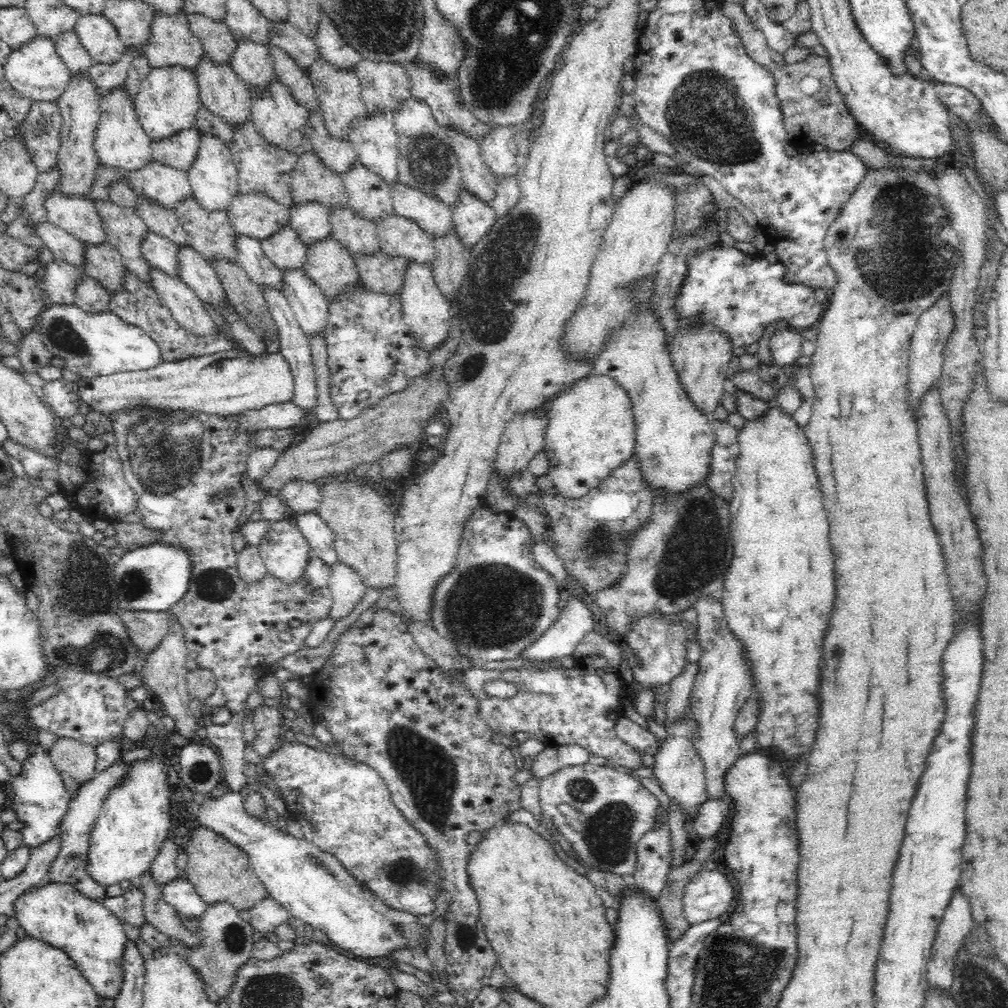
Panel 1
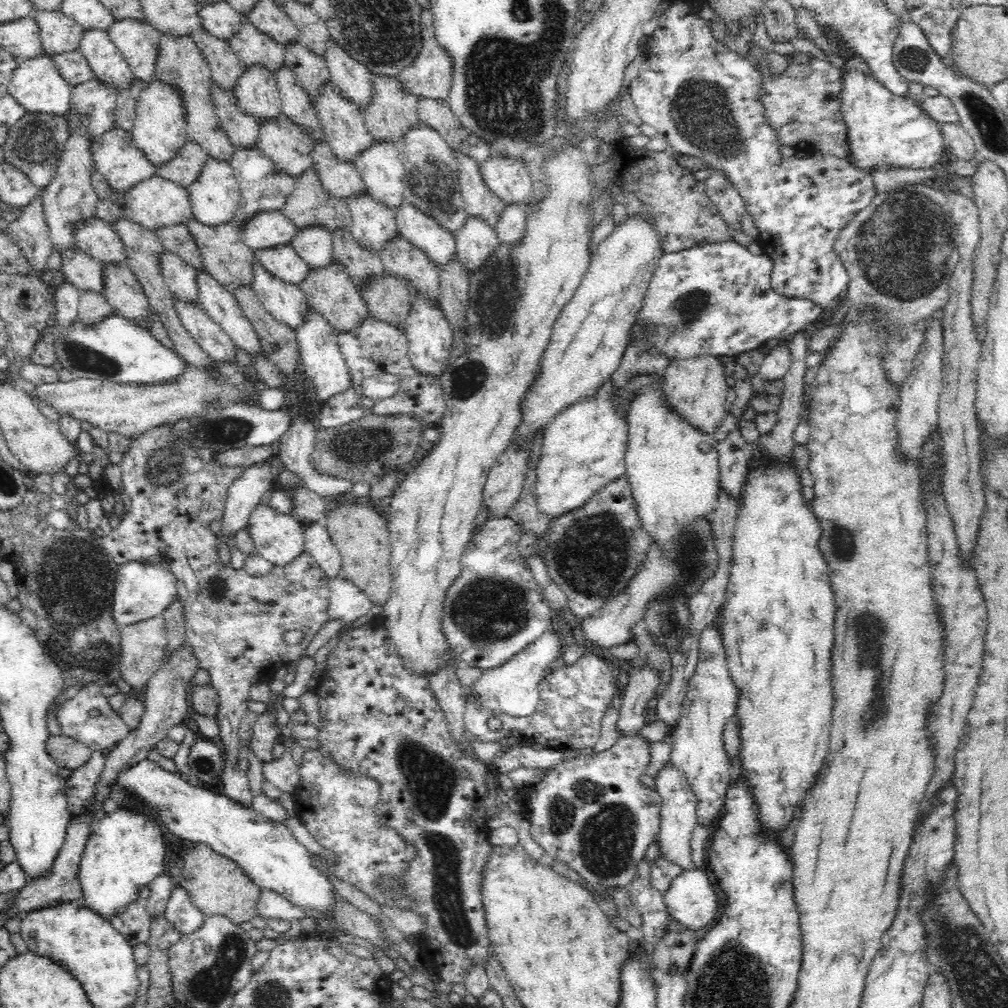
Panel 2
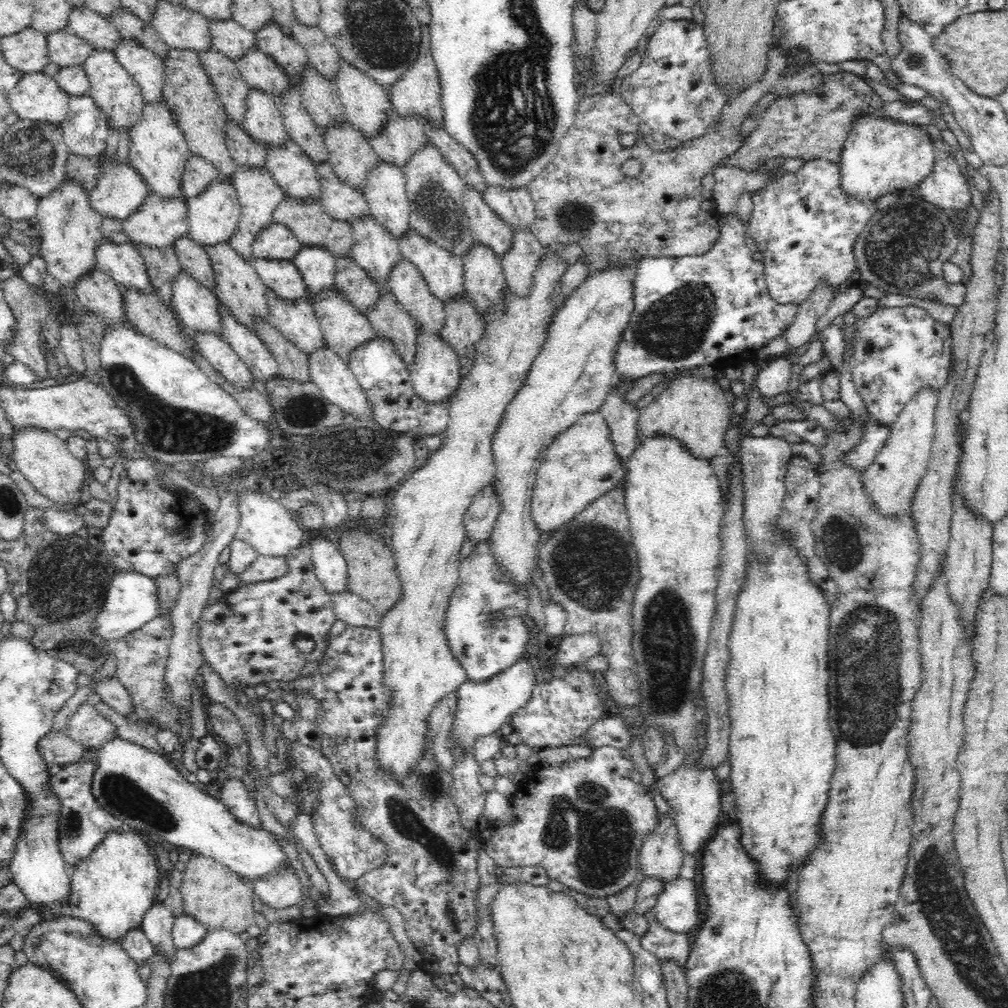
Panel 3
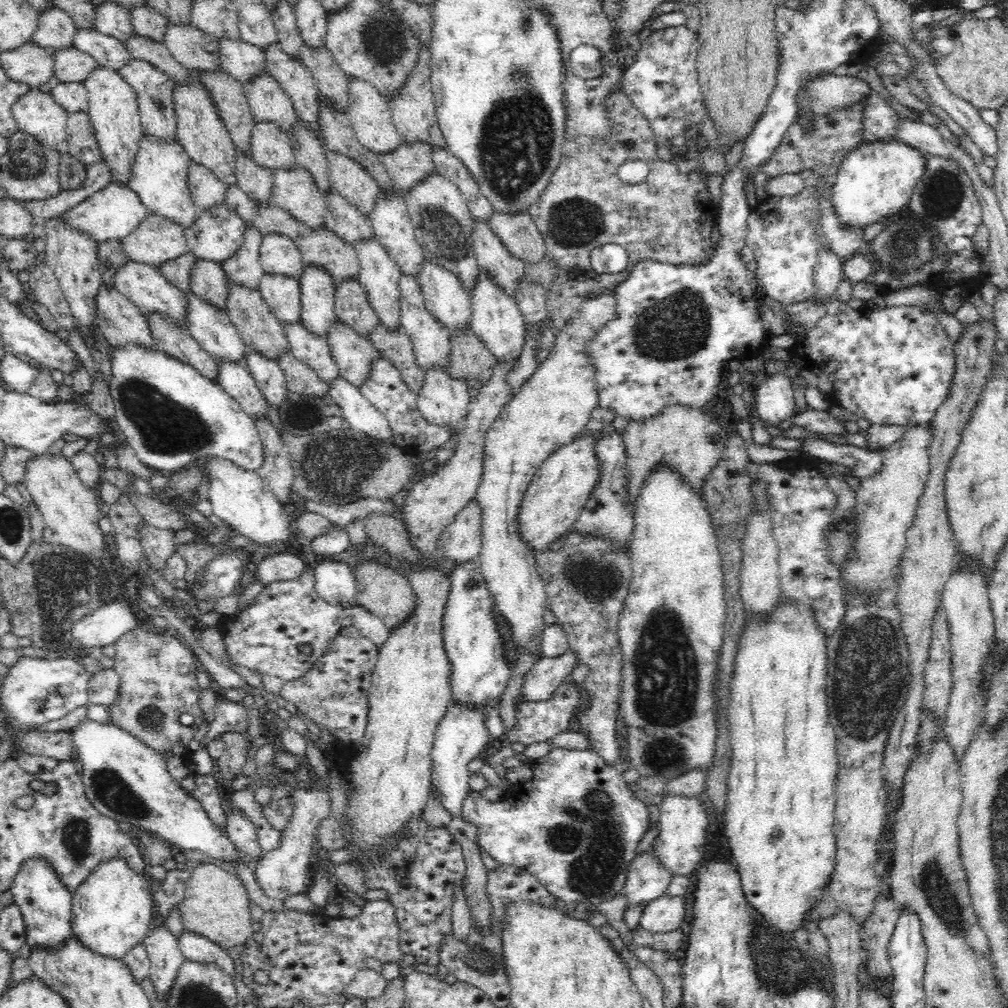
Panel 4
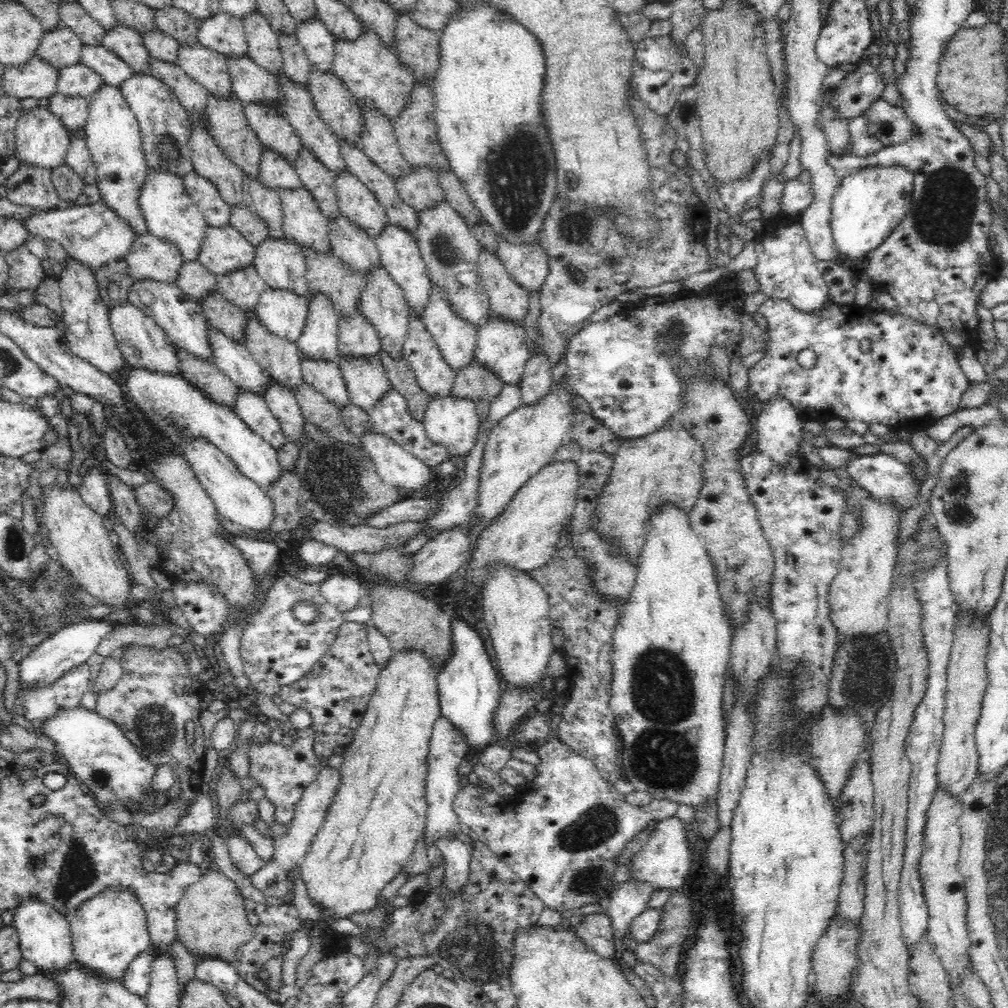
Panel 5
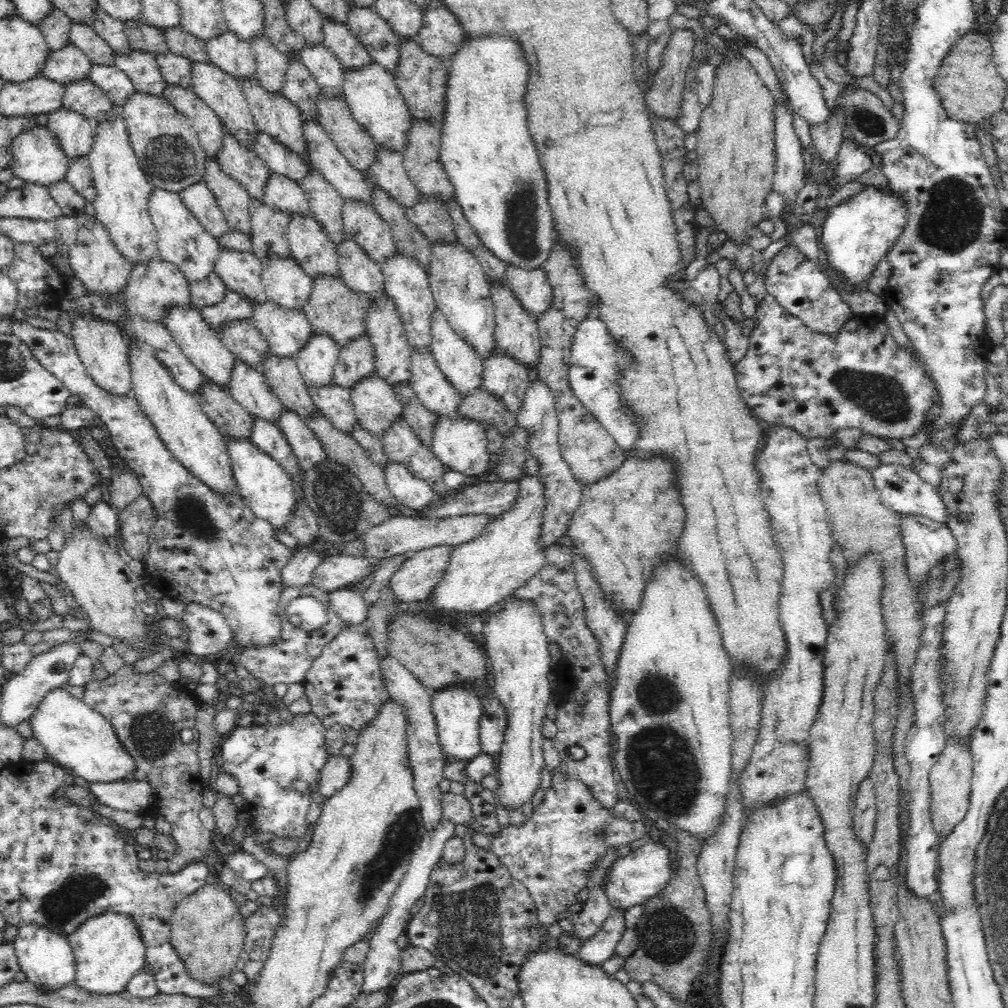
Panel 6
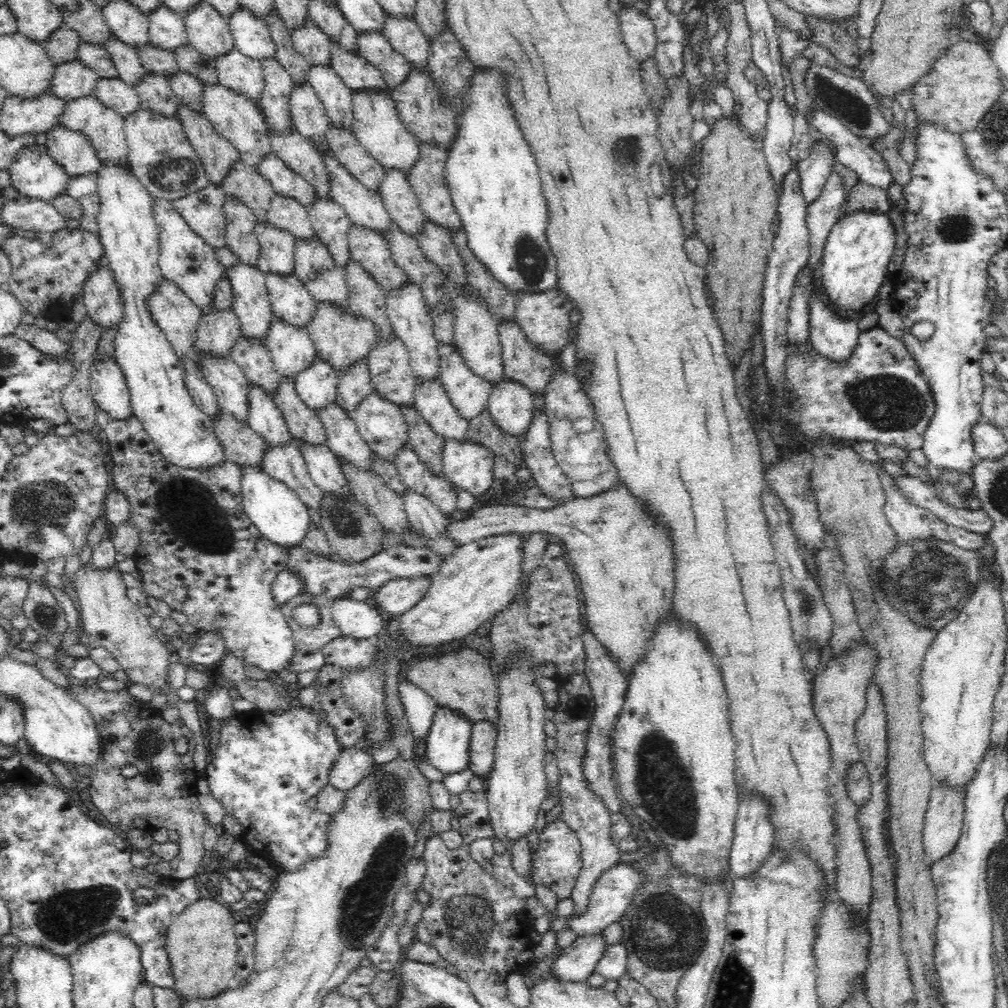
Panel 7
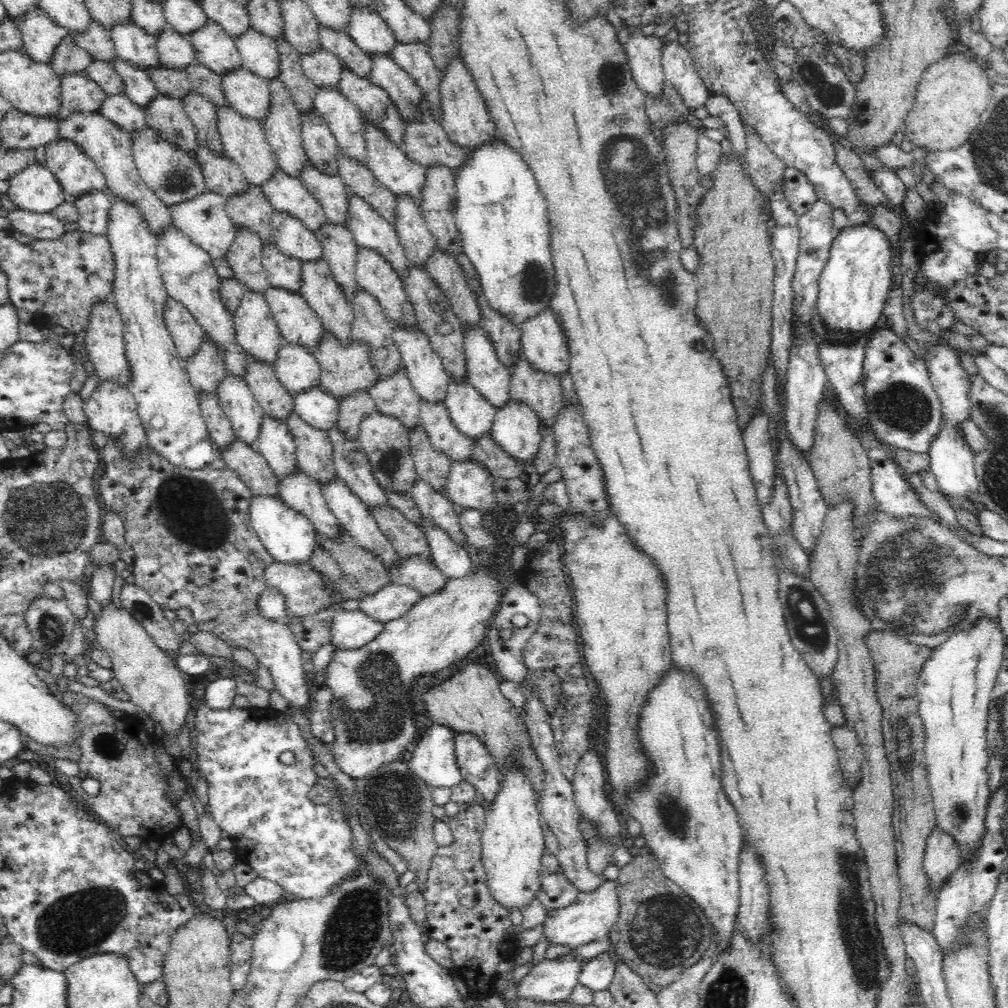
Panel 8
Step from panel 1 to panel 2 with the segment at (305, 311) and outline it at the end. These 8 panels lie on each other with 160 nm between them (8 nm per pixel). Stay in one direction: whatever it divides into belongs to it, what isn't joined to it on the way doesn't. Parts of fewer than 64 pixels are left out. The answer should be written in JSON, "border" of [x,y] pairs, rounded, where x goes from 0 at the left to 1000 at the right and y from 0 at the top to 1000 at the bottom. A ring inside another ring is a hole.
{"border":[[[305,306],[306,313],[298,325],[294,326],[298,356],[306,375],[313,385],[314,397],[323,399],[331,392],[341,389],[348,380],[348,371],[334,340],[334,331],[319,312]]]}

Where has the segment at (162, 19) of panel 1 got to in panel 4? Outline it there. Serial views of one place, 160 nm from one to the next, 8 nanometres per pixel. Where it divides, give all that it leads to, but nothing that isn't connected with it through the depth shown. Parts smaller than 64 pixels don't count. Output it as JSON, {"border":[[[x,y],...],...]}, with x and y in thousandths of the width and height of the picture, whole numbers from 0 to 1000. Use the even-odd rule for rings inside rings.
{"border":[[[187,69],[187,83],[177,83],[173,87],[173,112],[175,112],[175,138],[183,146],[190,161],[203,165],[225,187],[234,185],[233,143],[226,133],[223,122],[217,115],[216,109],[199,83],[197,71]]]}

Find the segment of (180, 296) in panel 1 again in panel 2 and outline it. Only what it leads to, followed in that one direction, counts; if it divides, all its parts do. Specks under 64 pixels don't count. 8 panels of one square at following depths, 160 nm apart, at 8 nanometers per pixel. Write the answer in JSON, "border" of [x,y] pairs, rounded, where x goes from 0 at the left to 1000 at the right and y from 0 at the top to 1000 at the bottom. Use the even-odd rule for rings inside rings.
{"border":[[[173,294],[173,304],[183,326],[187,331],[217,360],[231,359],[233,353],[232,338],[224,331],[209,314],[203,310],[198,302],[188,302]]]}

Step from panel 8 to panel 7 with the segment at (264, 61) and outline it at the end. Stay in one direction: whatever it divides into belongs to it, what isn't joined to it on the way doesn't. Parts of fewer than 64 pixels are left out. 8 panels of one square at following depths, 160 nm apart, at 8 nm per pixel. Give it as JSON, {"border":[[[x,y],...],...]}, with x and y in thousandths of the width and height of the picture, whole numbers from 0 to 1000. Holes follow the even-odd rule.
{"border":[[[238,6],[226,18],[234,49],[249,60],[264,60],[273,56],[271,42],[264,21]]]}

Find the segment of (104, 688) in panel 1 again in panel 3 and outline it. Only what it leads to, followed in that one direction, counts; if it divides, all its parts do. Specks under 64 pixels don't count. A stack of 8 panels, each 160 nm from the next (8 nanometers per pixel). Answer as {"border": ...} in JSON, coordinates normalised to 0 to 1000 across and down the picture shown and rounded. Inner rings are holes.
{"border":[[[84,696],[68,710],[63,725],[71,734],[81,737],[86,742],[97,742],[105,734],[117,731],[117,721],[99,708],[93,699]]]}

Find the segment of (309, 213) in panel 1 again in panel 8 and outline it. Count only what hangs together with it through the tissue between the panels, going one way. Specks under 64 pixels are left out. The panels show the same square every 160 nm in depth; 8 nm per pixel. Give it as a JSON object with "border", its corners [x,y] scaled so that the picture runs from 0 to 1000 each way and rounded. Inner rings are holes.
{"border":[[[314,381],[305,388],[297,389],[291,396],[291,407],[308,424],[323,429],[333,422],[336,410],[335,396],[321,388],[319,382]]]}

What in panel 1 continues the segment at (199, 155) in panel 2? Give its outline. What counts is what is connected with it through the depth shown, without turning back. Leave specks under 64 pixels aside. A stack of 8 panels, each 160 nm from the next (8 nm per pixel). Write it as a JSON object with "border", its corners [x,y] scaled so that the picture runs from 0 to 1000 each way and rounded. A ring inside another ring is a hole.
{"border":[[[191,125],[165,138],[150,140],[152,158],[161,164],[187,171],[195,158],[198,134],[199,131]]]}

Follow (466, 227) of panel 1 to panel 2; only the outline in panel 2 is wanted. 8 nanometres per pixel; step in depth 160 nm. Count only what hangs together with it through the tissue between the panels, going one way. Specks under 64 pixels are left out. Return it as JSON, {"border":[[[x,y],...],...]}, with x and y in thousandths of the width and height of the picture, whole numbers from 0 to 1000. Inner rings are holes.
{"border":[[[465,214],[451,234],[451,254],[467,273],[477,267],[494,244],[491,226],[476,215]]]}

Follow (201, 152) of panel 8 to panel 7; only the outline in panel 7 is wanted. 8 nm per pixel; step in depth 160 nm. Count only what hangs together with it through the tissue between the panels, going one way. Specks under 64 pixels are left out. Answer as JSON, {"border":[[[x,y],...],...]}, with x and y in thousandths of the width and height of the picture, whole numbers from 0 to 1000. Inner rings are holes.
{"border":[[[177,103],[176,117],[181,121],[185,135],[200,158],[207,181],[219,185],[226,171],[238,154],[228,140],[212,130],[212,126],[202,113]]]}

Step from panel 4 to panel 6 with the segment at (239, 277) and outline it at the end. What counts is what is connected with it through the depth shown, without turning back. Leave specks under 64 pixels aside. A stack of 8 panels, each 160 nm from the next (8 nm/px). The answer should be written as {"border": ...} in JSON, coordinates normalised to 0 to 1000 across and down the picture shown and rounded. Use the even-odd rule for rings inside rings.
{"border":[[[225,287],[218,300],[202,305],[198,309],[202,318],[208,321],[210,328],[214,328],[217,333],[224,319],[247,316],[252,311],[252,305],[246,295]]]}

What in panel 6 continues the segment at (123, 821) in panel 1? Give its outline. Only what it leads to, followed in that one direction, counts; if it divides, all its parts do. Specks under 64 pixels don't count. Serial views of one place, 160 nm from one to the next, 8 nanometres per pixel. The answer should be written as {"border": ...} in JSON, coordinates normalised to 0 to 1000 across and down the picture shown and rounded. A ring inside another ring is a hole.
{"border":[[[104,905],[90,909],[68,929],[73,943],[75,964],[73,975],[78,980],[104,989],[125,983],[127,973],[146,957],[145,938],[131,909]]]}

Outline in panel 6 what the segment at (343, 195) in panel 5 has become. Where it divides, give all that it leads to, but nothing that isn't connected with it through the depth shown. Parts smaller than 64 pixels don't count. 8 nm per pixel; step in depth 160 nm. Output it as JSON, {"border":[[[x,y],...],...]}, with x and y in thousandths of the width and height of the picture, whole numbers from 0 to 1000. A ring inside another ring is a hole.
{"border":[[[341,199],[338,214],[343,236],[355,241],[365,256],[375,263],[394,249],[389,227],[367,201]]]}

